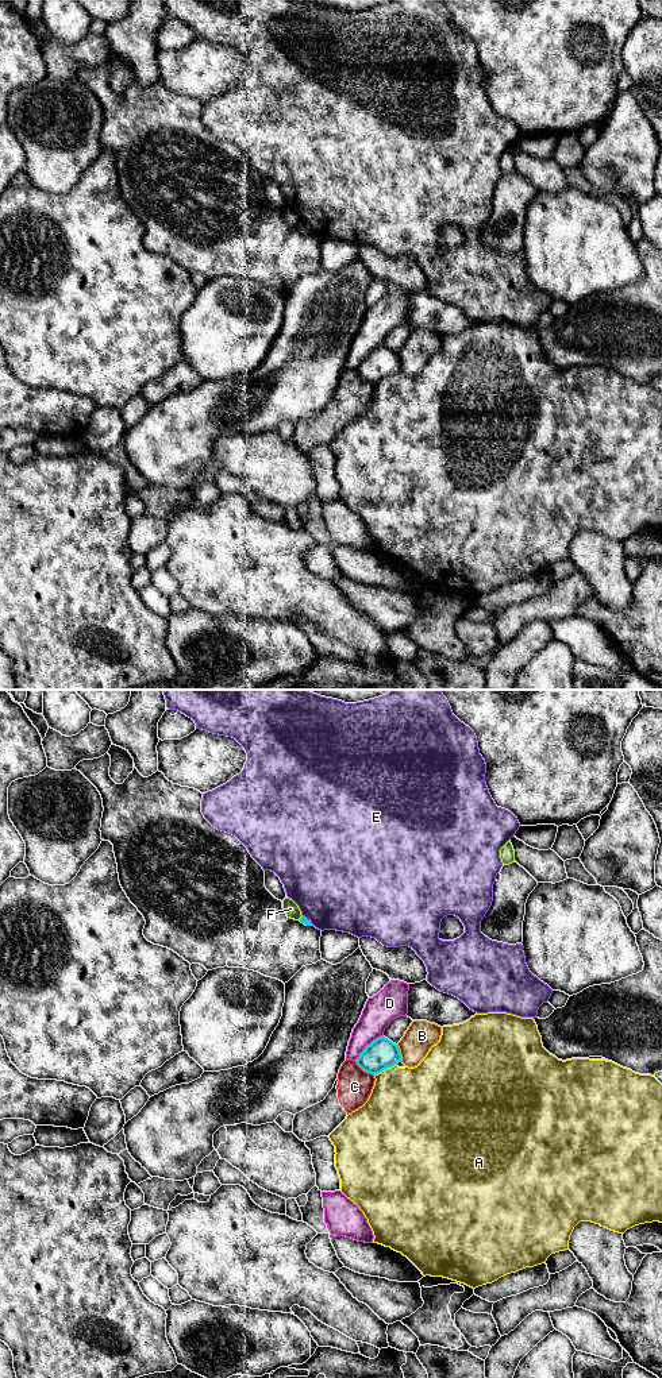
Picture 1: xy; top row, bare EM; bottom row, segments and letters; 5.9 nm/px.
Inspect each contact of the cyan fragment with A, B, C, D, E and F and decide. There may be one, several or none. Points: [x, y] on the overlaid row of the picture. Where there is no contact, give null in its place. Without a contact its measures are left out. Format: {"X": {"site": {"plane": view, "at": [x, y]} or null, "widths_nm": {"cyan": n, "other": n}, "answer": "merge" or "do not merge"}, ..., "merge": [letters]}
{"A": {"site": {"plane": "xy", "at": [385, 1068]}, "widths_nm": {"cyan": 180, "other": 440}, "answer": "do not merge"}, "B": {"site": {"plane": "xy", "at": [399, 1053]}, "widths_nm": {"cyan": 180, "other": 180}, "answer": "do not merge"}, "C": {"site": {"plane": "xy", "at": [364, 1070]}, "widths_nm": {"cyan": 180, "other": 200}, "answer": "do not merge"}, "D": {"site": {"plane": "xy", "at": [368, 1045]}, "widths_nm": {"cyan": 180, "other": 190}, "answer": "do not merge"}, "E": {"site": {"plane": "xy", "at": [307, 919]}, "widths_nm": {"cyan": 50, "other": 480}, "answer": "do not merge"}, "F": {"site": {"plane": "xy", "at": [300, 918]}, "widths_nm": {"cyan": 50, "other": 90}, "answer": "do not merge"}, "merge": []}

